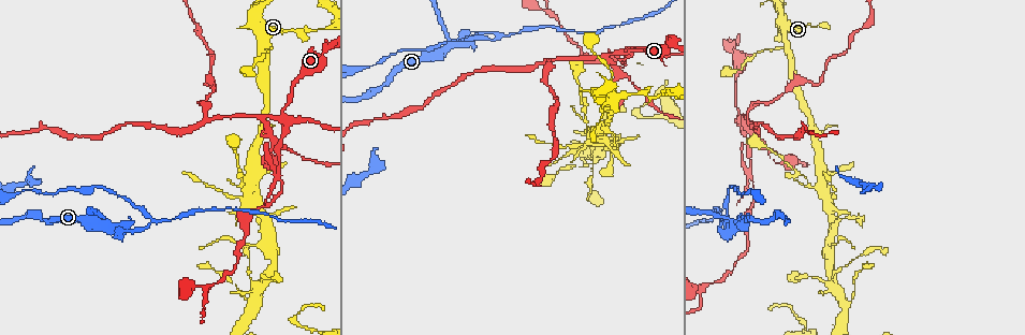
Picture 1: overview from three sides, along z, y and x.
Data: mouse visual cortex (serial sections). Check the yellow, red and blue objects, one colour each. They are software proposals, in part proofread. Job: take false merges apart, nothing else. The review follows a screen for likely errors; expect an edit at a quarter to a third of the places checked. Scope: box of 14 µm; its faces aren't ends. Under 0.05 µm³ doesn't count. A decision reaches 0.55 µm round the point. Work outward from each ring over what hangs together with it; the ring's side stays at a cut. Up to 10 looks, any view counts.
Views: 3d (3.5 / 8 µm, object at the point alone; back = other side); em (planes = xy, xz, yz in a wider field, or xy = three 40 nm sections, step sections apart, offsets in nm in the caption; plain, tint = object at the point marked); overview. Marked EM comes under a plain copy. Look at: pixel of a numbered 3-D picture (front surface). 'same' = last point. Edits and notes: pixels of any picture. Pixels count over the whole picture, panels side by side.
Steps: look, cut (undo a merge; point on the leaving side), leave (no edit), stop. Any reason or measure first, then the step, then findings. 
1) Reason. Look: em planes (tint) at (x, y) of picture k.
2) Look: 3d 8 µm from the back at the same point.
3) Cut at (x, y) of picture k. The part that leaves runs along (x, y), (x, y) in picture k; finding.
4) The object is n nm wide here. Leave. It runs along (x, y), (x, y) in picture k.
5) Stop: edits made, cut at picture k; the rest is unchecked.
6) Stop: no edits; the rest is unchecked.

Look: 3d 3.5 µm at (105, 226) of picture 1.

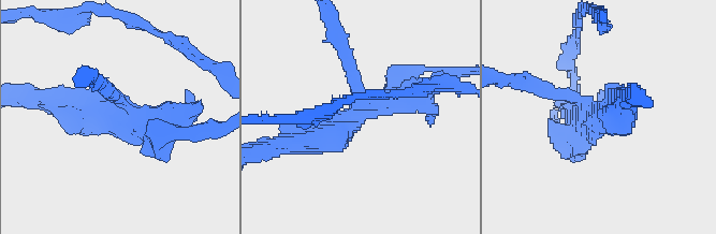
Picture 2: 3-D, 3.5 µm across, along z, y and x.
3 arms meet here; the arms are 200, 400, 400 nm wide. Look: em xy step 1 (tint) at (115, 118) of picture 2.

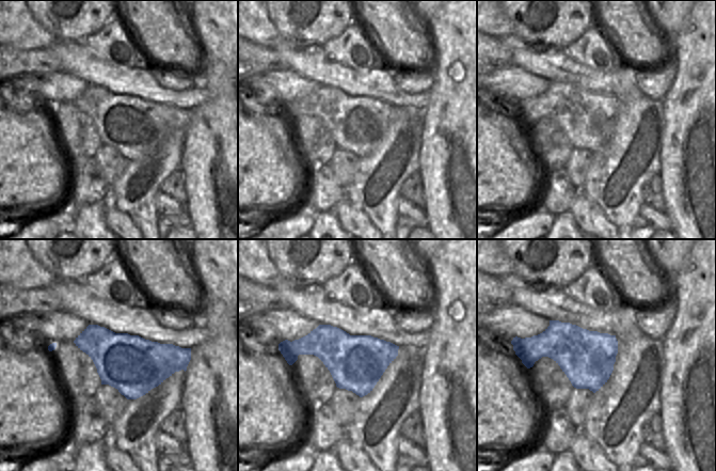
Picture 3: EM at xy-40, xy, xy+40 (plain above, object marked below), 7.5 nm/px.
Leave. One cell here.

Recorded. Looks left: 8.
Four or more arms meet. Look: 3d 8 µm at (281, 117) of picture 1.

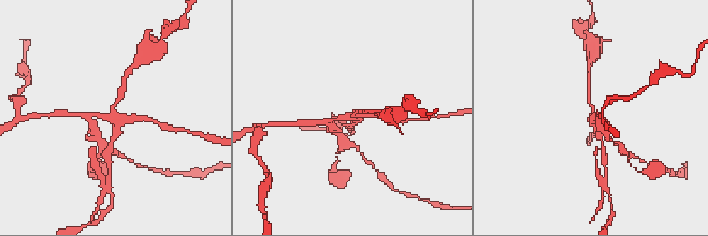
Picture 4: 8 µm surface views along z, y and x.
Look: 3d 3.5 µm at (352, 116) of picture 4.

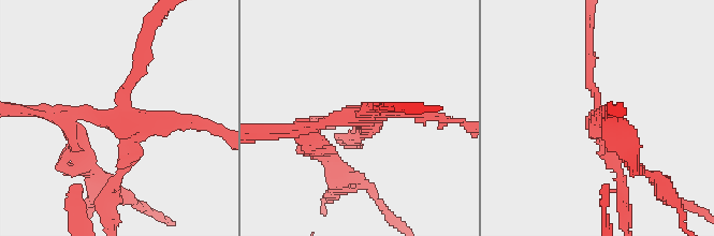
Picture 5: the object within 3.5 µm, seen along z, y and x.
4 arms meet here; the arms are 150, 200, 200, 200 nm wide; now the EM. Look: em xy step 1 (tint) at (356, 112) of picture 5.

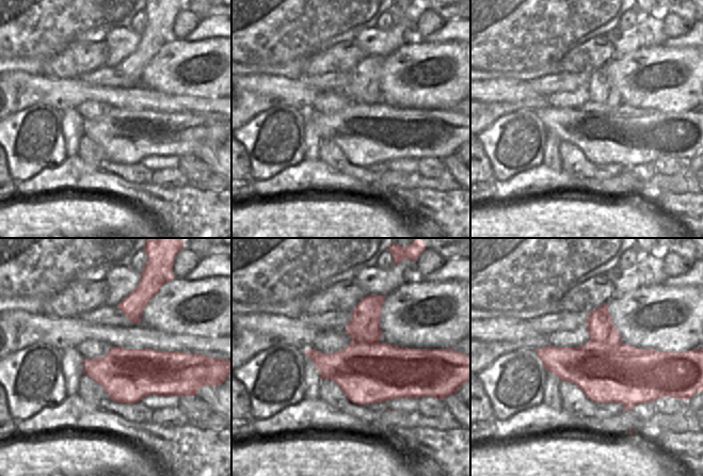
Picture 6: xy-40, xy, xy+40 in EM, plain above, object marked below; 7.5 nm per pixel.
Cut at (171, 118) of picture 5. The part that leaves runs along (119, 108), (116, 118), (27, 112) in picture 5; two cells meet here.

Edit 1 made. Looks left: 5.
Redraw. Look: overview.

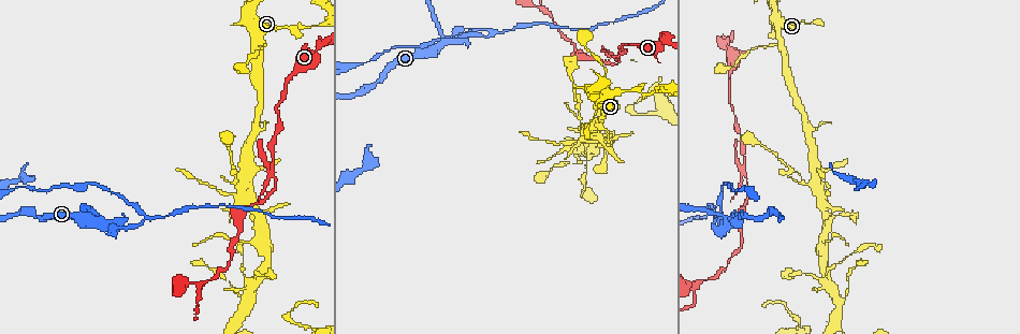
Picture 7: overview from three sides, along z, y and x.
A narrow waist. Look: 3d 8 µm at (620, 61) of picture 7.

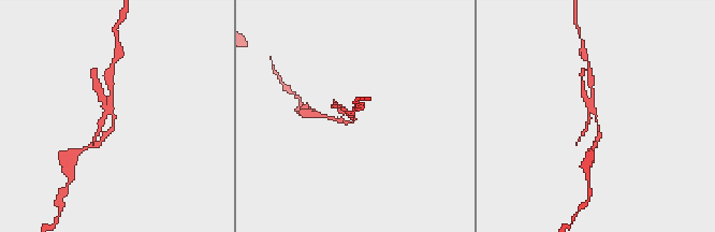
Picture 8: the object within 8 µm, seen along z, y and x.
Shape alone is not enough. Look: em planes (tint) at (113, 117) of picture 8.

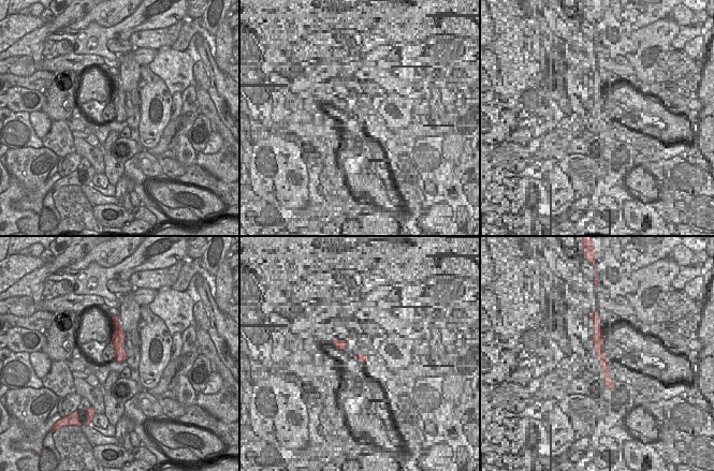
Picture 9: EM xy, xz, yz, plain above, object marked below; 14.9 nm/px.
The object is 190 nm wide here. Cut at (96, 86) of picture 8. The part that leaves runs along (106, 100), (98, 90), (95, 69) in picture 8; two cells meet here.

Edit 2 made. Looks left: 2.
Stop: edits made, cut at picture 5, cut at picture 8; the rest is unchecked.

